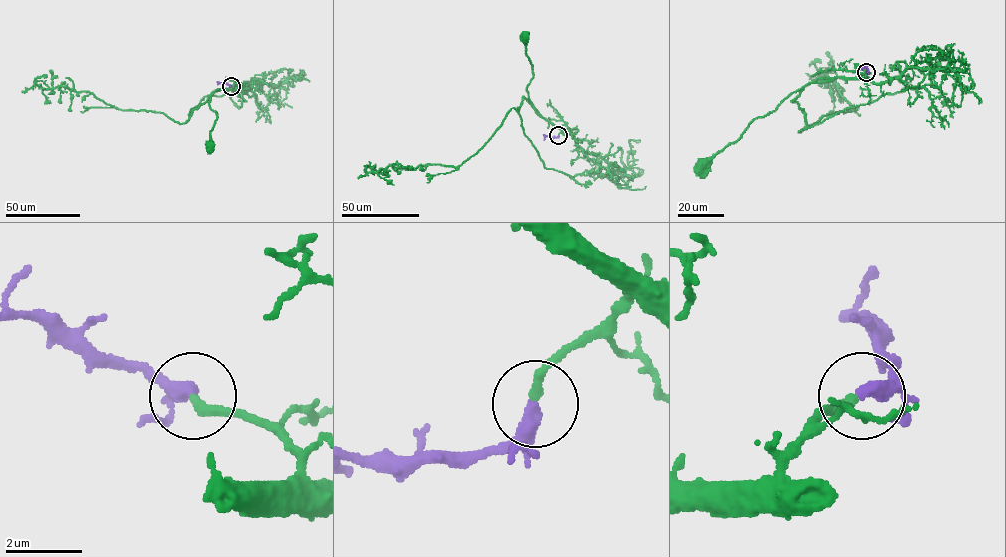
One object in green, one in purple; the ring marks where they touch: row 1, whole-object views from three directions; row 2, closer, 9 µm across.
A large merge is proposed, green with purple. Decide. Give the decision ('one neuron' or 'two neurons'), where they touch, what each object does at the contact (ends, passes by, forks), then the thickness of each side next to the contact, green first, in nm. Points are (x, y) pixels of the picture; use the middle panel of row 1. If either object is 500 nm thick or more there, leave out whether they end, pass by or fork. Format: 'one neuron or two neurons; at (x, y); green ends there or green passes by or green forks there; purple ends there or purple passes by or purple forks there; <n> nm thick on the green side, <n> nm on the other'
one neuron; at (558, 135); green ends there; purple ends there; 240 nm thick on the green side, 400 nm on the other

